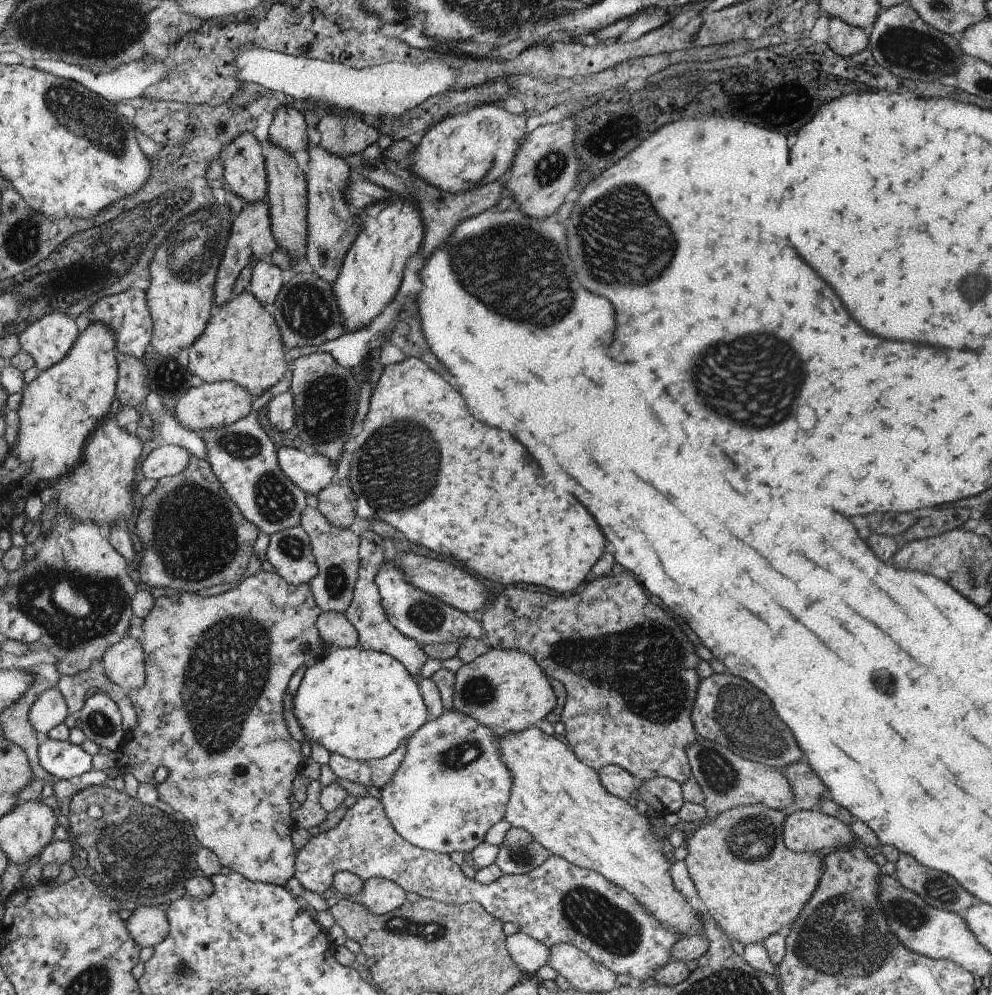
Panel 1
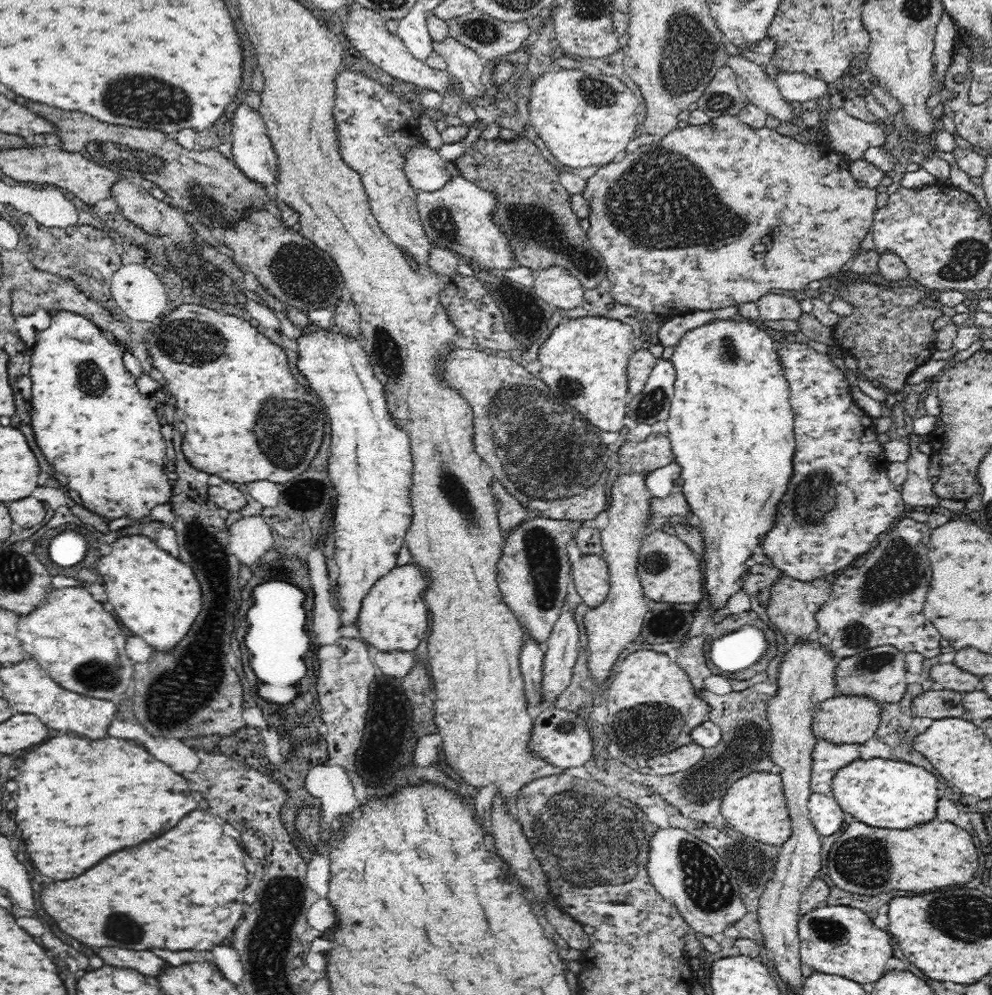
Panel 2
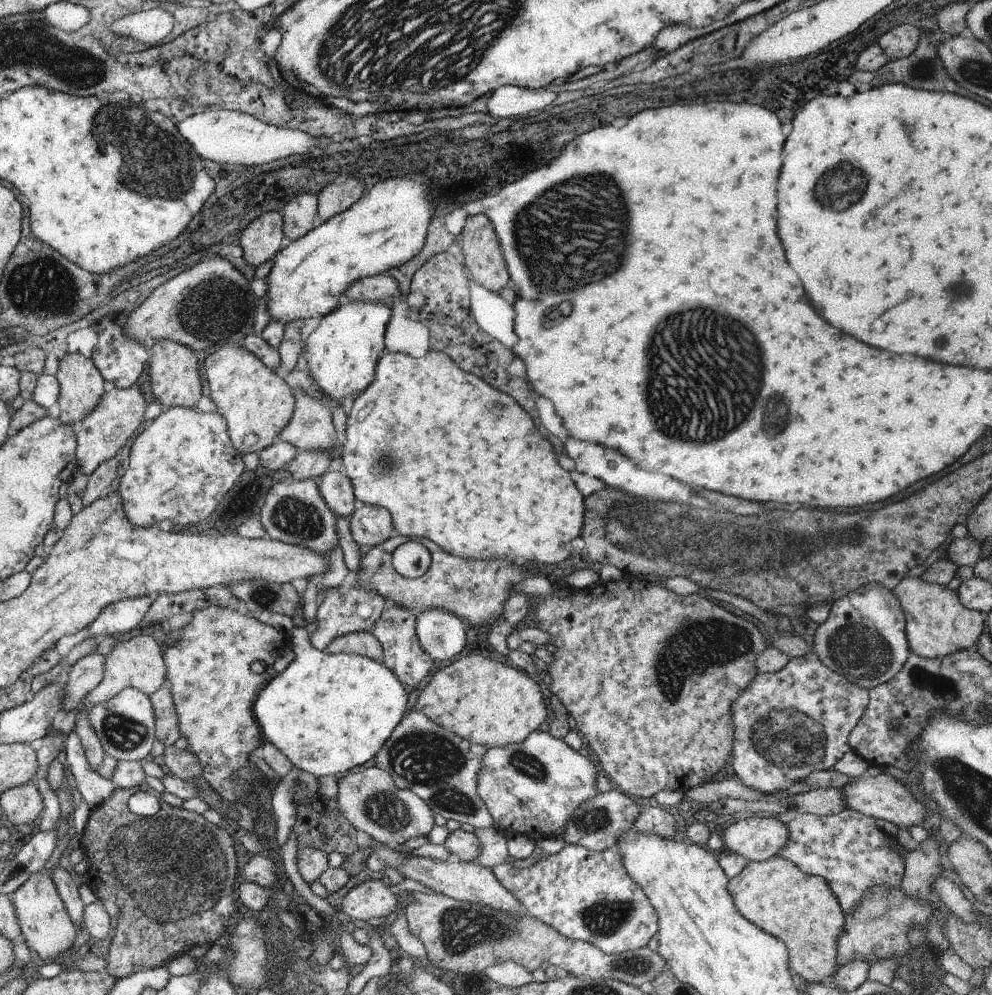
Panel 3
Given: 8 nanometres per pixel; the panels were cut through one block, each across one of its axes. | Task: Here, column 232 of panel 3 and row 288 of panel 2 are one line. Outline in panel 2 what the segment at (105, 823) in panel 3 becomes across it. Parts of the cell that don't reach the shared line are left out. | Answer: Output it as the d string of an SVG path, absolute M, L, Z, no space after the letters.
M860 280L848 288L842 284L838 288L838 298L850 302L854 306L854 314L840 318L840 322L832 328L832 334L838 348L858 360L860 378L872 380L888 392L898 392L906 386L908 376L918 366L934 358L934 352L938 350L938 334L932 332L932 324L944 314L938 308L924 308L918 304L922 298L930 298L926 288L896 288L894 282L890 282L888 288L882 288L874 282L862 284Z

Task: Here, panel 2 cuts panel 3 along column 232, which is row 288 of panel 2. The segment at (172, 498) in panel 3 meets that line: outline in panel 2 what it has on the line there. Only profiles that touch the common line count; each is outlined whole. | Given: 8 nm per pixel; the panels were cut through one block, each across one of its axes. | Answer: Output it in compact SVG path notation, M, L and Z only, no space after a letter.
M342 68L336 76L336 102L334 102L334 122L338 128L338 150L342 160L360 174L370 208L380 228L386 232L390 242L406 248L414 262L418 262L420 272L438 276L444 280L446 288L440 290L440 304L450 316L454 328L462 334L468 346L486 346L502 354L518 350L518 340L508 332L502 308L490 296L488 286L482 280L458 280L454 276L442 276L430 268L430 250L434 242L426 236L420 212L416 206L416 188L410 186L404 162L406 152L414 148L412 140L422 140L420 118L414 114L412 100L400 98L396 92L388 92L382 82L372 80L364 72L352 72Z

